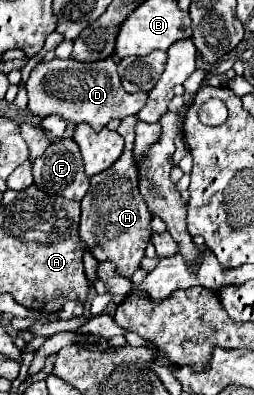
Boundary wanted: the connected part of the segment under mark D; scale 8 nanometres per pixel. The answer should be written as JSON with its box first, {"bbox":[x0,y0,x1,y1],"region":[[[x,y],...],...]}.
{"bbox":[26,57,148,129],"region":[[[58,57],[40,61],[26,81],[30,113],[36,117],[58,115],[70,125],[86,121],[92,129],[102,129],[110,119],[124,119],[126,115],[138,113],[145,106],[148,93],[126,93],[124,89],[120,89],[120,81],[114,79],[114,75],[104,73],[106,69],[116,69],[116,63],[112,59],[82,63]]]}

